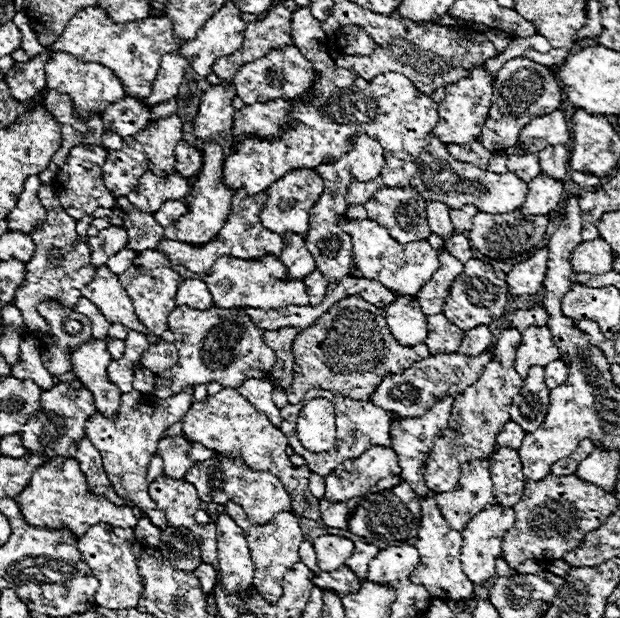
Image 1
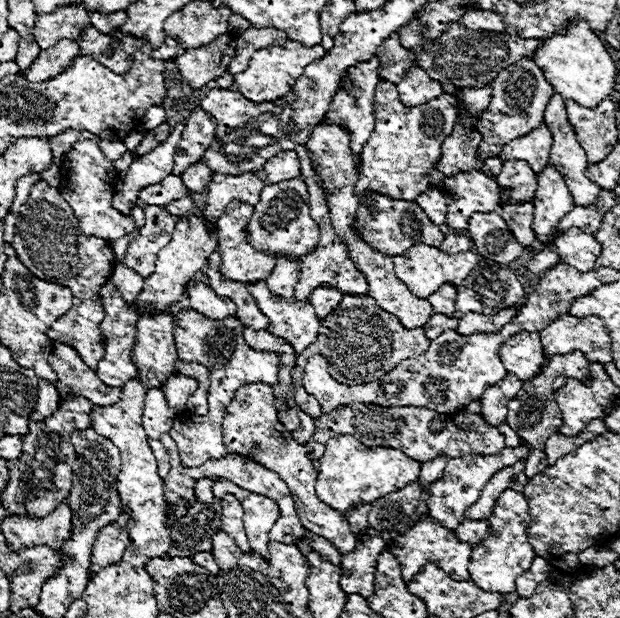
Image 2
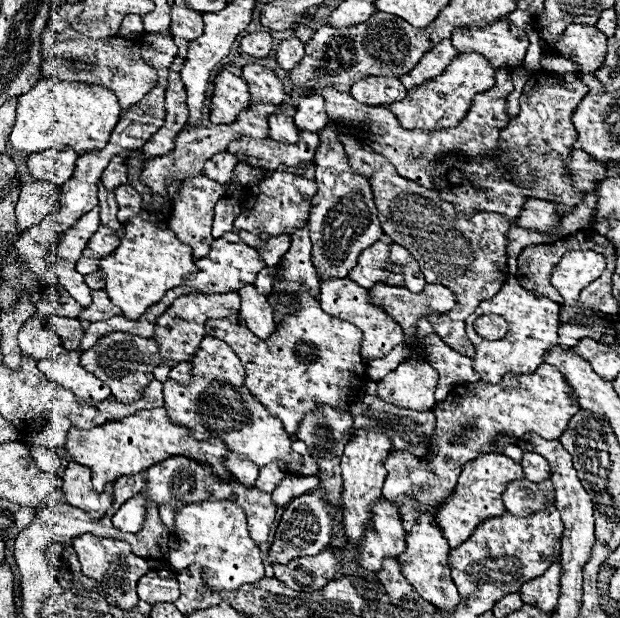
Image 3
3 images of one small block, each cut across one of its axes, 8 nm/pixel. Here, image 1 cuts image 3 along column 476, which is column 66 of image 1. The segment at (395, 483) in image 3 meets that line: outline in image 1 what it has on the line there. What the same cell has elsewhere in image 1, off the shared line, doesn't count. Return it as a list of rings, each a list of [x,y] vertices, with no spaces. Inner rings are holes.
[[[78,378],[72,382],[56,384],[48,392],[42,392],[40,412],[36,412],[36,416],[32,416],[32,420],[28,420],[28,424],[24,424],[24,428],[20,432],[24,448],[30,454],[44,452],[48,458],[56,458],[56,456],[72,458],[76,454],[78,442],[84,438],[86,420],[92,418],[96,412],[98,410],[94,406],[94,396],[90,394],[88,388],[84,388],[84,384]]]

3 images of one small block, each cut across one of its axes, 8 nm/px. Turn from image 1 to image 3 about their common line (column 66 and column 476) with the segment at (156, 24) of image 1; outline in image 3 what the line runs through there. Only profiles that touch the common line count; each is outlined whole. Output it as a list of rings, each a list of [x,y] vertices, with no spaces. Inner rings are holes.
[[[506,16],[488,24],[488,26],[462,26],[454,30],[452,44],[458,52],[476,52],[482,54],[494,70],[506,68],[508,72],[516,70],[526,54],[528,38],[526,32],[514,28]]]

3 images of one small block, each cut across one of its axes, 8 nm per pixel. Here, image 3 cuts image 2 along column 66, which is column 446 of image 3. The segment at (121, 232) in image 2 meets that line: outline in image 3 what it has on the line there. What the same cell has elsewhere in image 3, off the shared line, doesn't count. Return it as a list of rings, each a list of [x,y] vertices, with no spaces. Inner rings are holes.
[[[544,70],[536,72],[526,82],[526,90],[520,96],[520,114],[510,118],[506,128],[500,130],[496,148],[498,160],[486,156],[472,158],[466,154],[440,154],[434,162],[434,184],[430,188],[436,190],[442,200],[454,204],[454,210],[462,216],[474,216],[474,212],[498,212],[508,216],[510,230],[506,236],[510,258],[516,258],[528,244],[548,244],[556,228],[546,232],[528,232],[526,228],[518,228],[516,222],[520,208],[528,198],[554,200],[558,218],[564,216],[570,208],[582,204],[586,194],[574,192],[566,170],[566,160],[576,142],[576,128],[570,122],[570,116],[586,94],[588,88],[580,82],[578,74],[554,74]],[[498,162],[505,162],[510,168],[518,168],[518,172],[510,172],[510,168],[504,172]]]

